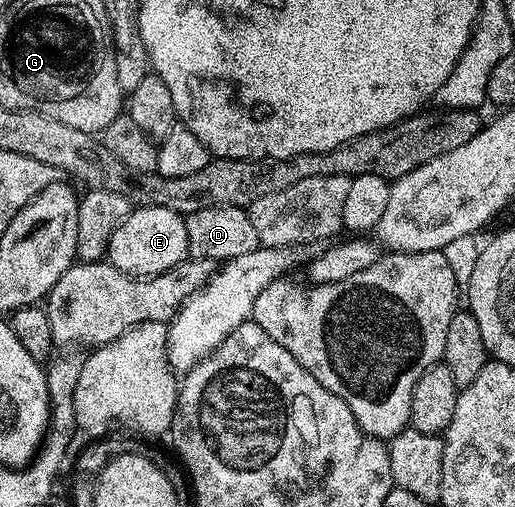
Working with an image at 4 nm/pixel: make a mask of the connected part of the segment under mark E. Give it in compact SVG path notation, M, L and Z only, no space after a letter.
M164 206L135 207L128 218L116 226L116 234L112 234L106 256L109 264L129 276L145 278L164 274L190 256L186 217L176 210L164 210Z

